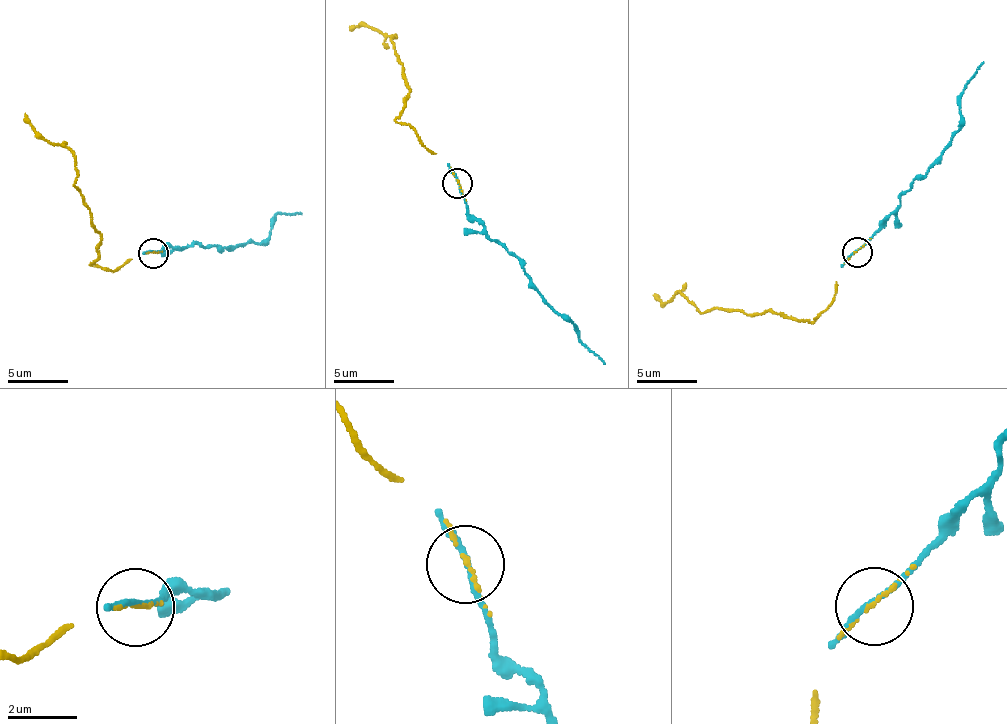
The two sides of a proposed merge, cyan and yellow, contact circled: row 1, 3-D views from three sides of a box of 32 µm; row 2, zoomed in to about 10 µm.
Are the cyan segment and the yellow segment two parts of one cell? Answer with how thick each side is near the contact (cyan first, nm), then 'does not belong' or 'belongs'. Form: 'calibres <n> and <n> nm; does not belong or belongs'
calibres 140 and 70 nm; belongs

